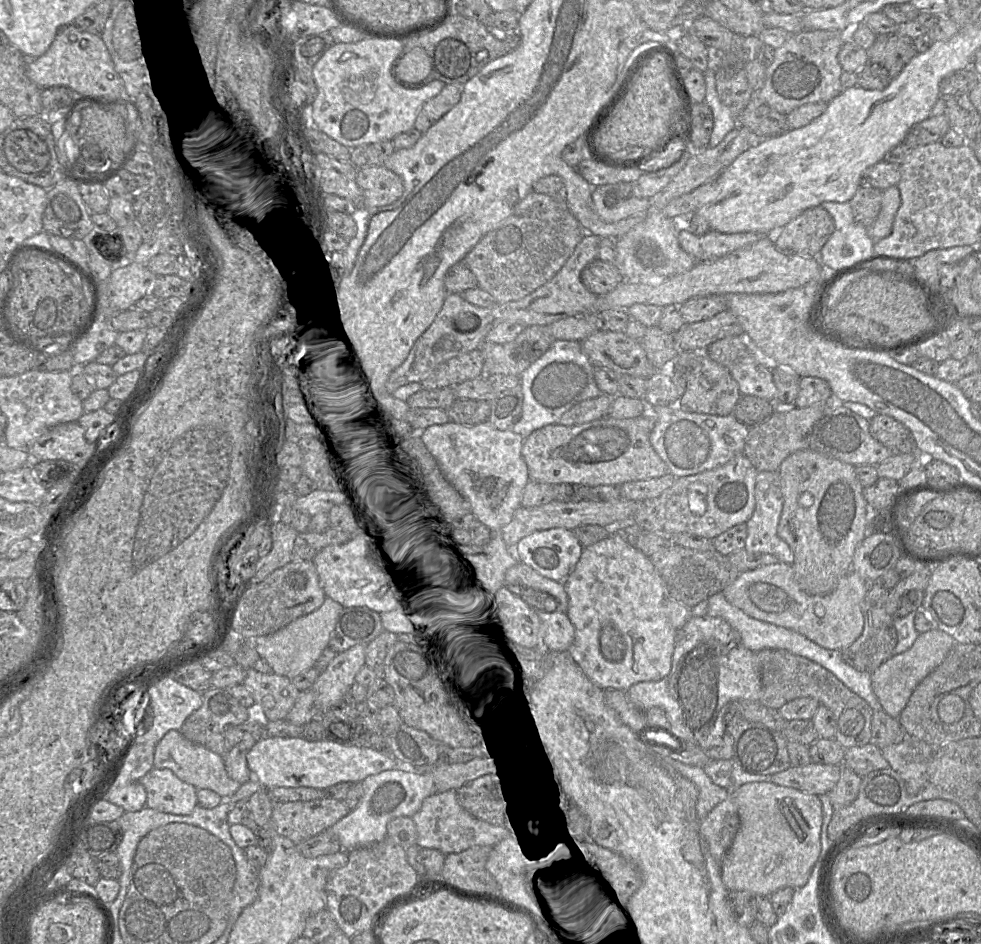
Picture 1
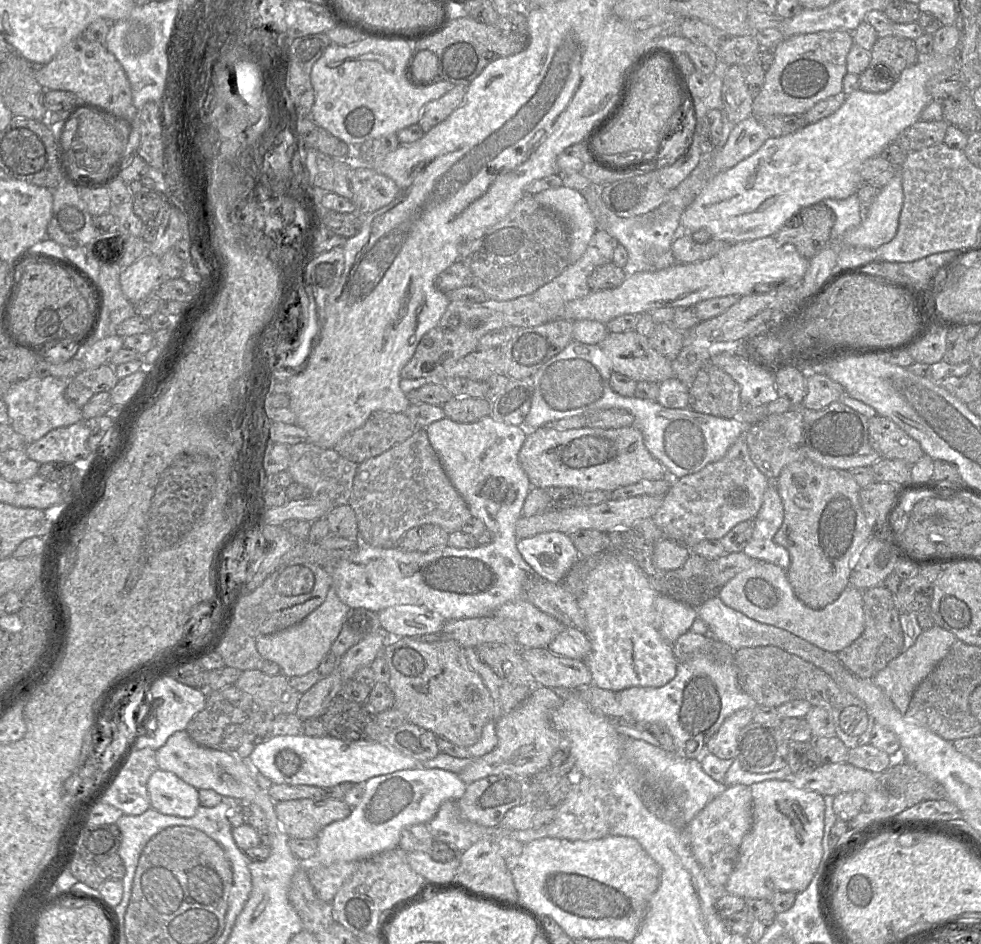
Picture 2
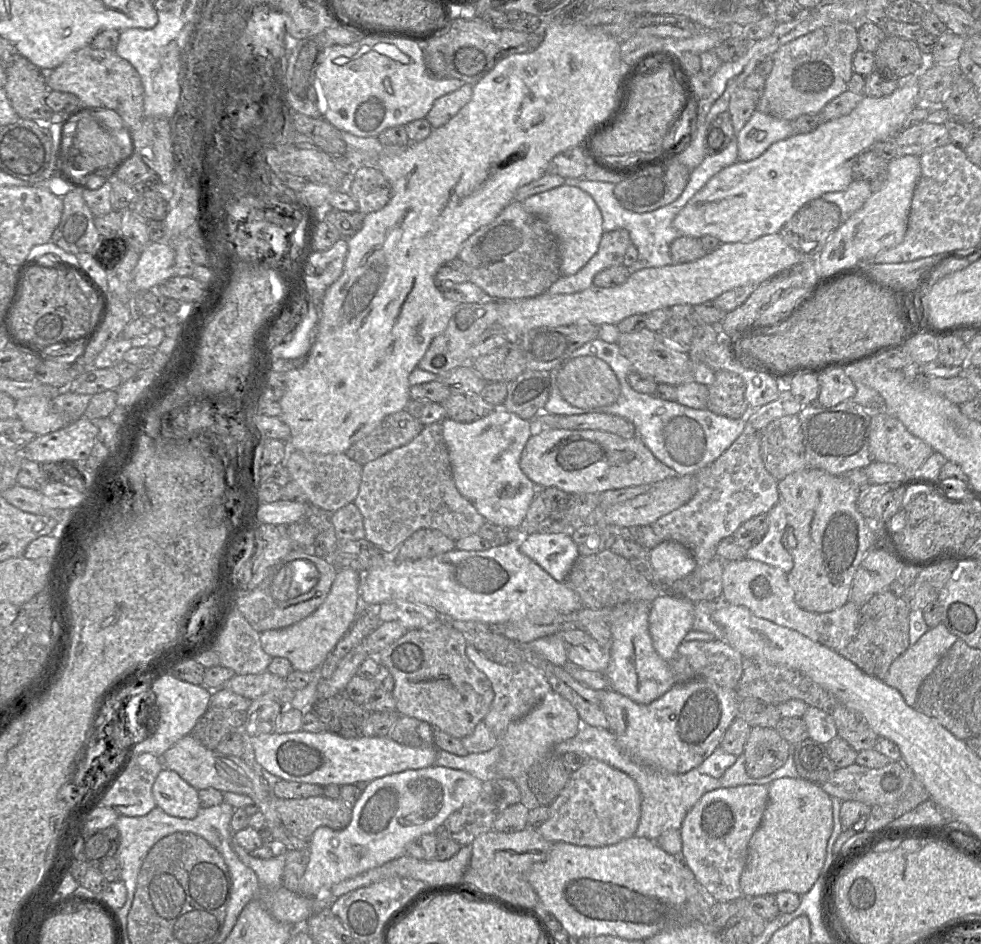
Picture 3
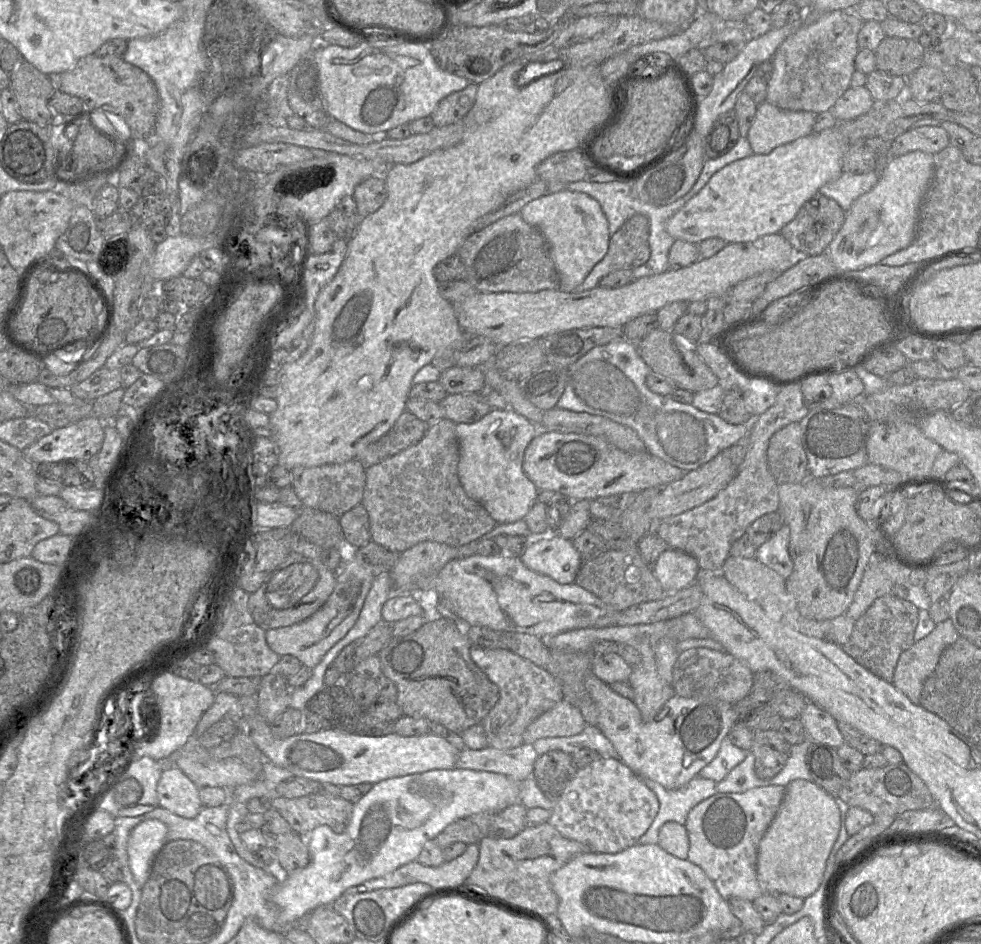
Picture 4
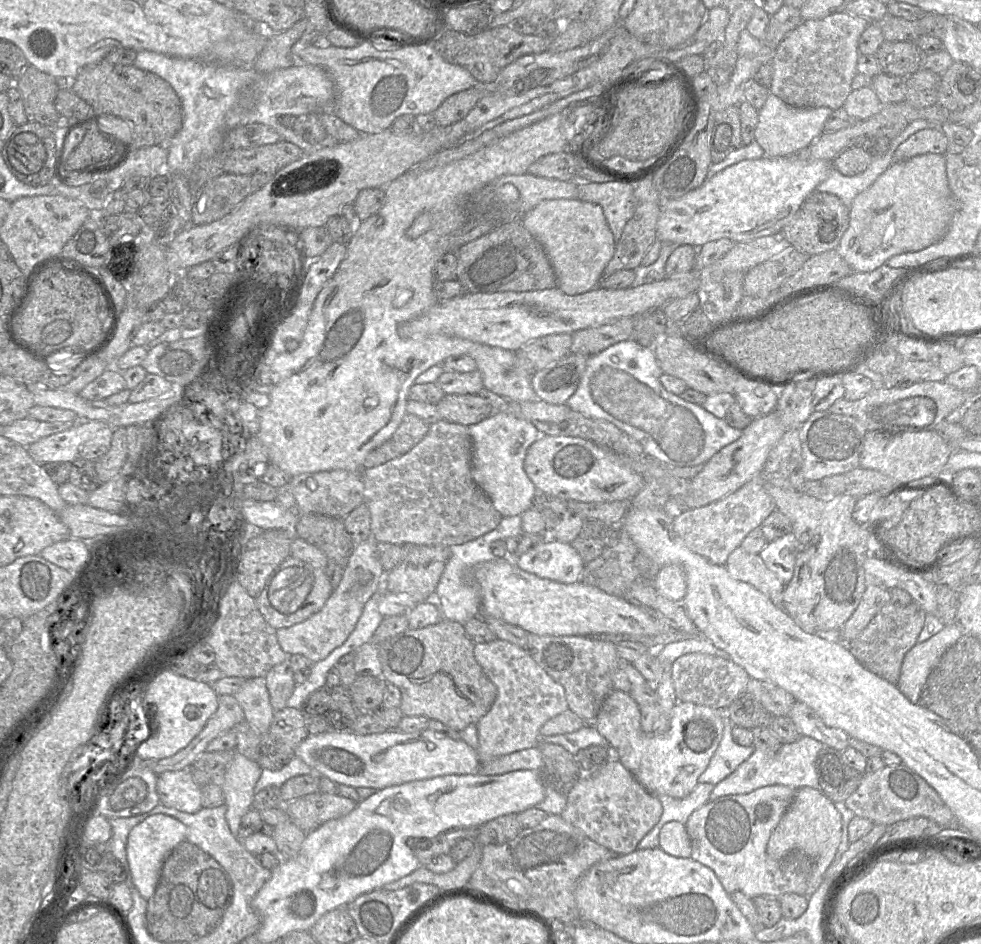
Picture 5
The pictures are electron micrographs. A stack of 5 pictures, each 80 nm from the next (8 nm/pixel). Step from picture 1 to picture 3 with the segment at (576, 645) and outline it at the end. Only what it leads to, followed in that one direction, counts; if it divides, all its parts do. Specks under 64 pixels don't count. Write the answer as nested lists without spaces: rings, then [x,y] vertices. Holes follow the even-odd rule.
[[[632,601],[612,607],[610,662],[605,670],[612,690],[639,704],[650,704],[663,696],[675,685],[670,662],[660,657],[654,648],[650,633],[649,616],[651,603]]]

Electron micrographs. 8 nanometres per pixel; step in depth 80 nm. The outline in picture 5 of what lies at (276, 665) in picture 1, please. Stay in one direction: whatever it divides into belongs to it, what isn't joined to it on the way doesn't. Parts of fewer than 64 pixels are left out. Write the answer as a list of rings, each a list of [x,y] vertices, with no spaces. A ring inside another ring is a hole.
[[[371,533],[371,537],[355,546],[344,566],[339,585],[321,610],[301,623],[276,630],[277,641],[285,653],[300,654],[316,663],[326,658],[349,637],[366,603],[380,589],[386,575],[378,559],[377,544]]]

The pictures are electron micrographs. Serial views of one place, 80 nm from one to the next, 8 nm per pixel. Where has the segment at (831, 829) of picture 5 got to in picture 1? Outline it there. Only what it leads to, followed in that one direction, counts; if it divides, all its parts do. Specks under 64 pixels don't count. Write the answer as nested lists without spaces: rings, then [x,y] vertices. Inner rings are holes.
[[[750,782],[730,790],[739,816],[739,829],[720,863],[721,879],[728,891],[748,891],[769,897],[775,891],[803,887],[821,853],[822,803],[819,796],[772,782]]]

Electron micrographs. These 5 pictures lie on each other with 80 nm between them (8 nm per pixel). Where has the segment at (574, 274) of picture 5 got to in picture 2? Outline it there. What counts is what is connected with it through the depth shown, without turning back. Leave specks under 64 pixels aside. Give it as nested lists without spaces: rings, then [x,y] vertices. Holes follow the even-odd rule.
[[[563,185],[539,192],[534,198],[565,221],[570,237],[569,264],[575,263],[584,254],[598,230],[596,219],[585,197],[576,189]]]

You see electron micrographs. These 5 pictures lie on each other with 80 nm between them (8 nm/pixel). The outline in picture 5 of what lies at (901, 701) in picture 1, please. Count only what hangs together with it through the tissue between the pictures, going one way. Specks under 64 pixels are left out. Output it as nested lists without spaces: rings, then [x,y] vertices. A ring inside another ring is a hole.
[[[951,623],[928,640],[915,644],[905,655],[897,683],[898,689],[913,704],[919,704],[924,684],[945,651],[963,635],[957,623]]]

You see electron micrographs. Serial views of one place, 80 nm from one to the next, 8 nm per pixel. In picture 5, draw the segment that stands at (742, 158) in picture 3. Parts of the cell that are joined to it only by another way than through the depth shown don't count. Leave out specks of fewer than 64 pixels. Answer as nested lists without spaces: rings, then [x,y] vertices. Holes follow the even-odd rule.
[[[770,93],[758,111],[759,120],[754,140],[763,148],[767,157],[791,156],[811,145],[823,133],[824,123],[832,112],[833,110],[828,107],[793,107]]]

